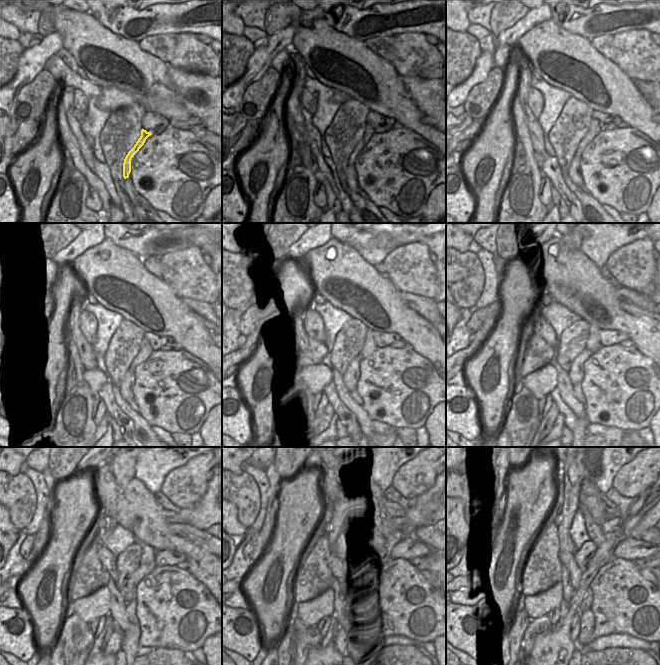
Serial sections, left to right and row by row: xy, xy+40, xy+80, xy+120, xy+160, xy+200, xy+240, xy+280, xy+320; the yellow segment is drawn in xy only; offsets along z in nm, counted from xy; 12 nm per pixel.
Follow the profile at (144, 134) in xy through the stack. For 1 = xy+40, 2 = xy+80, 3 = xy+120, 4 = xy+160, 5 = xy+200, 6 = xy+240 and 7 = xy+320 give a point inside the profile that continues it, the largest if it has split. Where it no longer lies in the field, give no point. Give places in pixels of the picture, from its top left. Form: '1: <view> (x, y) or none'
1: xy+40 (369, 131)
2: xy+80 (594, 129)
3: xy+120 (145, 351)
4: xy+160 (369, 347)
5: xy+200 (593, 342)
6: xy+240 (148, 553)
7: xy+320 (594, 531)

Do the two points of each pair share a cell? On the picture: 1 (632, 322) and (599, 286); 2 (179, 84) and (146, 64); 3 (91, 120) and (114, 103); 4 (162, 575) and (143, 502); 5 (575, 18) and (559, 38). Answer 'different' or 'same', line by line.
1: same
2: different
3: different
4: different
5: different

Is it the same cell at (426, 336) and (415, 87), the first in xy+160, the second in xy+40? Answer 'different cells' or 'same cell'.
different cells

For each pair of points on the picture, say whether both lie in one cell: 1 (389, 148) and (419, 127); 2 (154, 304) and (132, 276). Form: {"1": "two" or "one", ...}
{"1": "two", "2": "one"}

